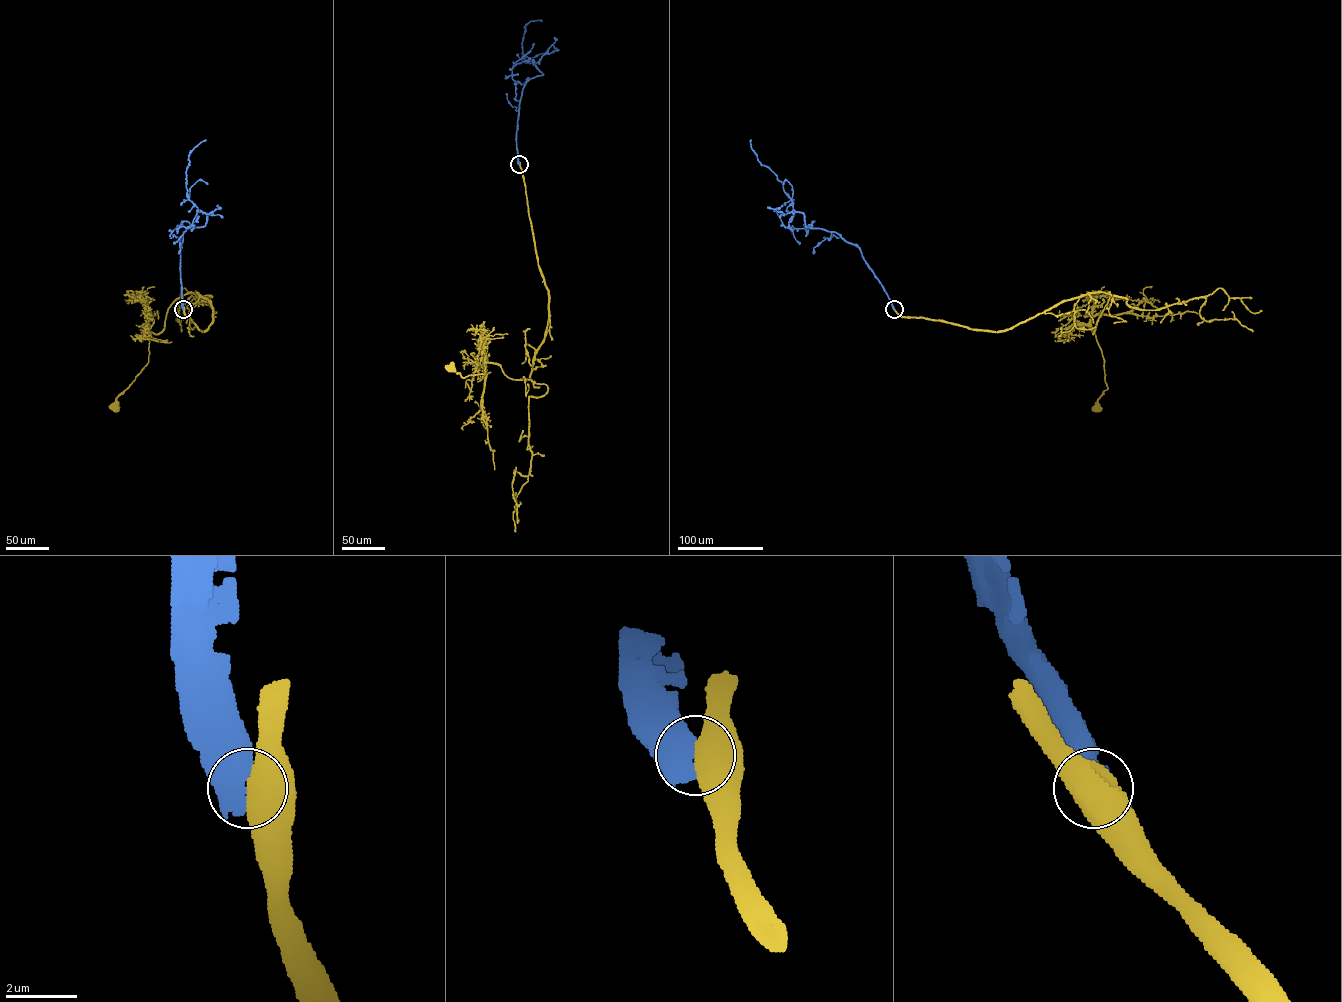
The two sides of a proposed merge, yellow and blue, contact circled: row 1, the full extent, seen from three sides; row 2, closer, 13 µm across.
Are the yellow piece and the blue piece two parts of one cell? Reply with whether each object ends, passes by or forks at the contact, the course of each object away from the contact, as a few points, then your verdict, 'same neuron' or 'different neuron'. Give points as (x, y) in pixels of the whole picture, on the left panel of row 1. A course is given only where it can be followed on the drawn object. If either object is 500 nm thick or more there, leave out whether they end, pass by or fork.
yellow via (183, 309), (202, 331), (212, 323), (206, 298), (178, 297), (164, 329), (148, 332), (148, 363), (115, 408) | blue via (183, 309), (182, 233), (204, 226), (206, 214), (188, 198), (185, 172), (189, 154), (206, 139) | different neuron

